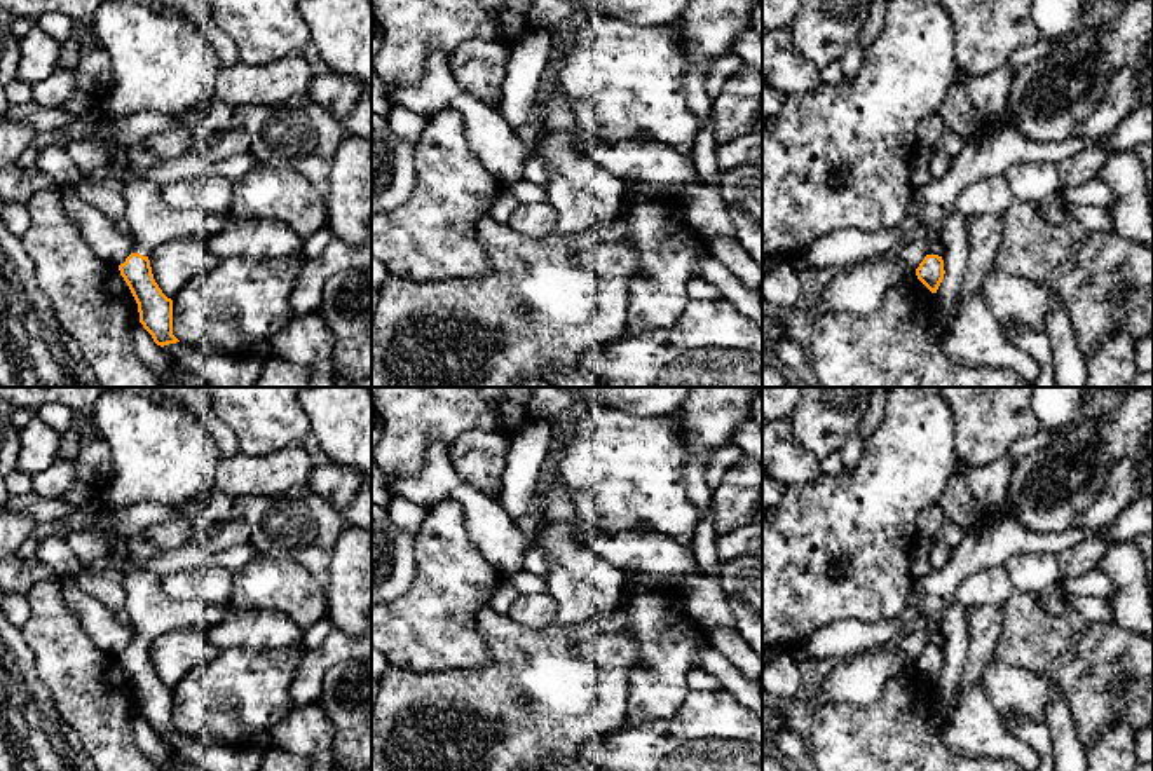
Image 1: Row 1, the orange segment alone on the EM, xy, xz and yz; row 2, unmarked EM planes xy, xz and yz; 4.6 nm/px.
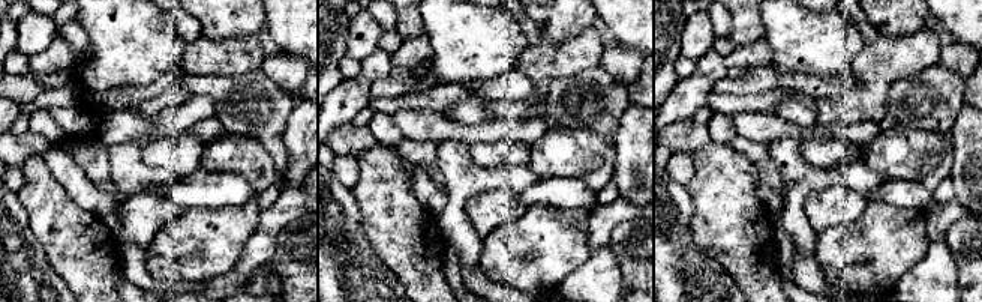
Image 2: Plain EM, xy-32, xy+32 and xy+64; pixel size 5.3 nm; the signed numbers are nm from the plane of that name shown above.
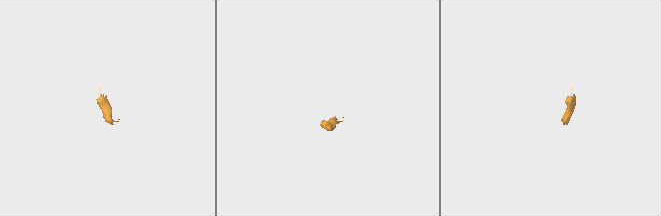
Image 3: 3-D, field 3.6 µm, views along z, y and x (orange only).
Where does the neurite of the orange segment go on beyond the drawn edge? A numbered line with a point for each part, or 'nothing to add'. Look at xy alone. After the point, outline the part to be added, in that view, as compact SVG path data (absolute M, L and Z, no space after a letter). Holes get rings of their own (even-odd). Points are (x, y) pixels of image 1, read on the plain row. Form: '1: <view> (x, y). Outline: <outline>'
1: xy (150, 611). Outline: M140 569L124 574L126 612L133 630L133 644L150 647L157 635L194 623L222 623L229 605L209 605L192 600L174 600L162 590L162 574Z

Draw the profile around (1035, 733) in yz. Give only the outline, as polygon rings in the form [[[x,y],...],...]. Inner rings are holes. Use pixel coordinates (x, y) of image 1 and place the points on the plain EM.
[[[1013,713],[1006,720],[1006,727],[1029,743],[1041,759],[1038,771],[1055,771],[1055,757],[1052,748],[1052,738],[1045,720],[1029,720]]]

